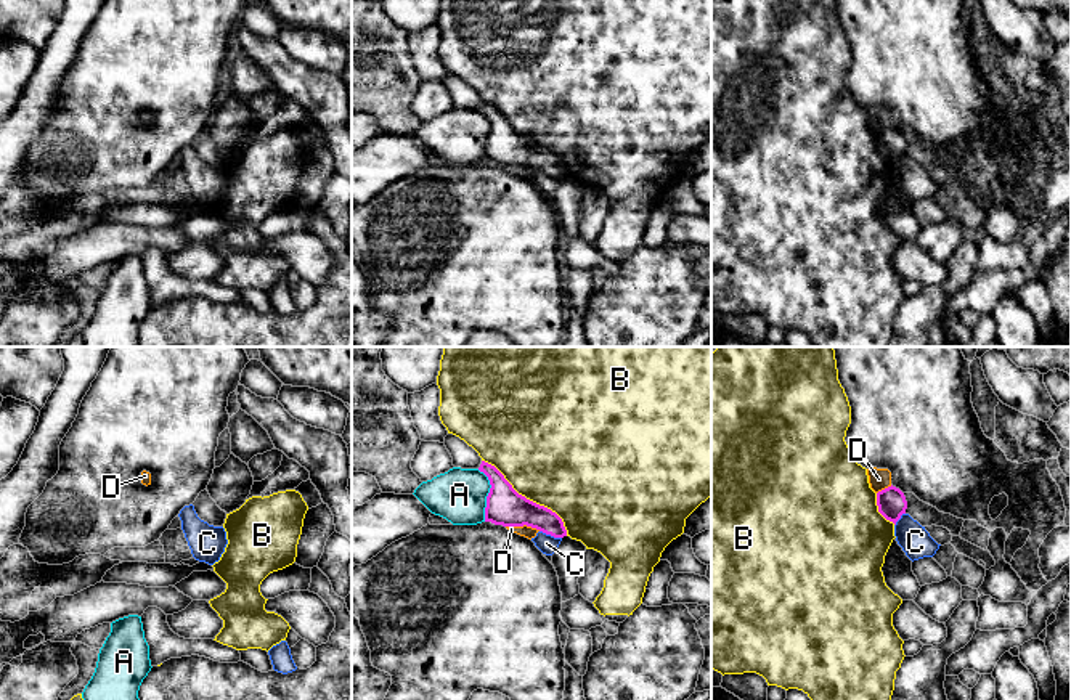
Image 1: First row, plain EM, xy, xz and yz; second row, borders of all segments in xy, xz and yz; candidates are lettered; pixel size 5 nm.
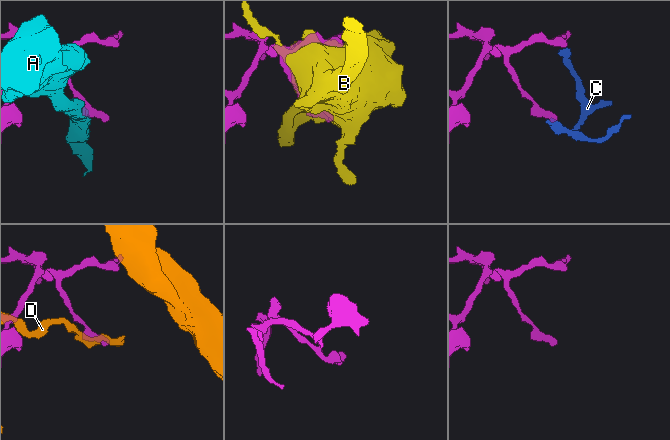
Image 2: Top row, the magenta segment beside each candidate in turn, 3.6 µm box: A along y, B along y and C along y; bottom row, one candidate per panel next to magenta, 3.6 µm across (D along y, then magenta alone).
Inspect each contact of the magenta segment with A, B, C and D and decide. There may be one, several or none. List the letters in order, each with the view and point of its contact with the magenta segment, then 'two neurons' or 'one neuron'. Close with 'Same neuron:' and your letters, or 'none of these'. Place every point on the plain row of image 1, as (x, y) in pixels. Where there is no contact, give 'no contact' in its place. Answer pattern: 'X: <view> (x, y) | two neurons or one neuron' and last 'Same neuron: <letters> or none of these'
A: xz (488, 135) | two neurons
B: xz (529, 140) | two neurons
C: xz (551, 175) | two neurons
D: xz (524, 164) | two neurons
Same neuron: none of these

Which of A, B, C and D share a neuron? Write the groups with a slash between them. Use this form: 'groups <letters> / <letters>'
groups A / B / C D

